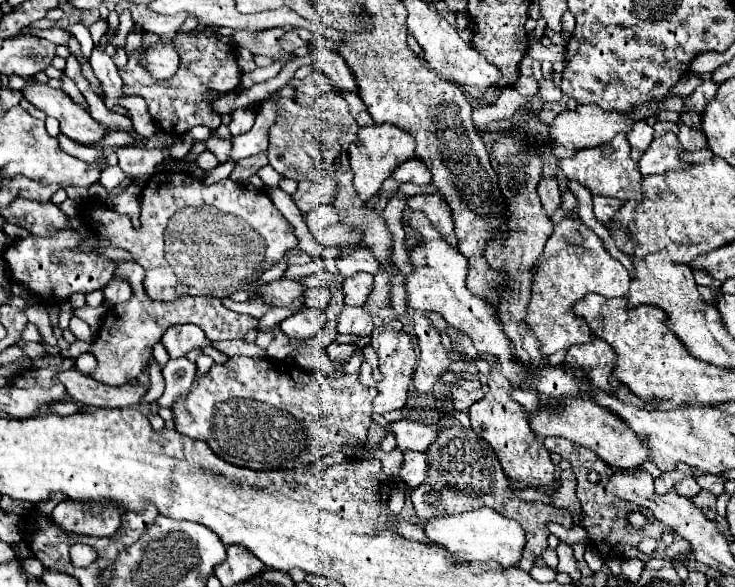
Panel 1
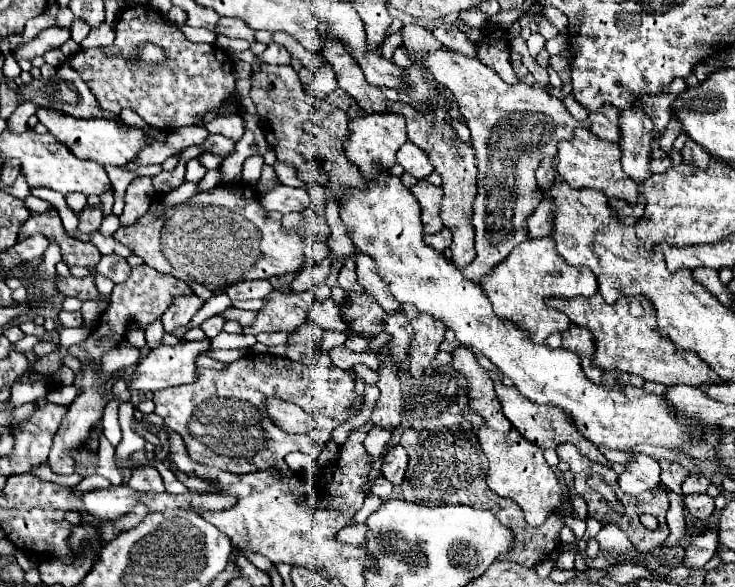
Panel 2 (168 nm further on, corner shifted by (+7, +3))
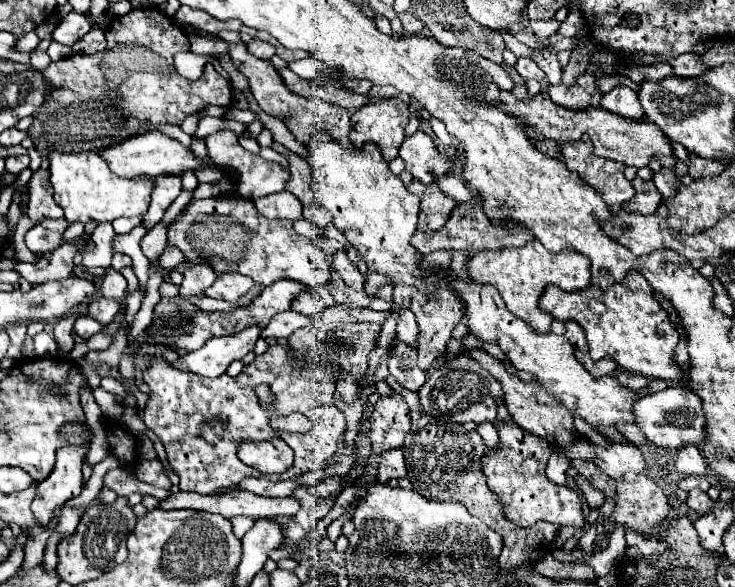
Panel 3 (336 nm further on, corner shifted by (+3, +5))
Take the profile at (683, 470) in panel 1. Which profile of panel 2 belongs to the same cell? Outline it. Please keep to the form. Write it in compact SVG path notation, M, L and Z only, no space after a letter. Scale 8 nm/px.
M635 454L633 462L625 466L627 470L619 476L619 486L625 494L631 496L639 496L647 490L651 490L653 486L659 486L661 480L661 464L647 456L647 454Z

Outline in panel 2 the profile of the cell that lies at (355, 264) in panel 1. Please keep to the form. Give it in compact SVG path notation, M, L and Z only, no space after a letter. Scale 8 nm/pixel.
M357 254L355 266L357 266L357 280L359 280L359 284L375 296L375 300L379 302L379 306L381 306L385 312L397 312L397 310L401 310L401 304L389 294L385 282L383 282L381 276L375 272L375 262L373 262L373 258L369 258L369 256L365 256L365 254Z

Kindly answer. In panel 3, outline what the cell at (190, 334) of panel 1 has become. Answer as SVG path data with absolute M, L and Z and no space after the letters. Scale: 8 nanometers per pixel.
M187 262L187 268L183 272L183 282L181 282L181 296L203 296L203 288L209 288L217 278L215 270L207 262Z

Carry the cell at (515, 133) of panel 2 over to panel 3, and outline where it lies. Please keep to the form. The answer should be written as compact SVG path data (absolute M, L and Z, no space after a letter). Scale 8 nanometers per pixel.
M501 90L501 110L507 112L509 116L521 118L523 124L527 126L529 138L533 142L537 142L541 138L543 140L549 138L556 142L575 142L580 139L582 134L588 134L593 144L593 153L599 145L599 156L619 160L627 166L643 168L643 166L649 166L653 158L659 160L659 164L663 168L675 168L675 164L679 162L673 154L673 148L671 148L667 136L661 132L661 128L657 128L657 124L653 124L645 118L627 120L623 116L617 116L617 114L613 114L605 108L597 108L597 106L589 106L587 110L569 110L559 104L553 104L547 94L517 100L513 96L513 92L505 92L505 90Z

